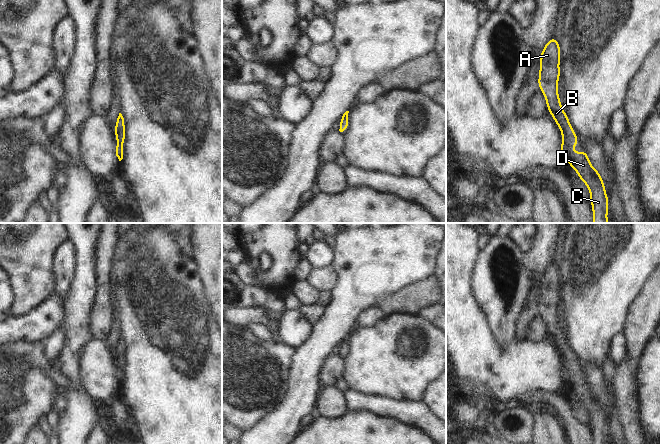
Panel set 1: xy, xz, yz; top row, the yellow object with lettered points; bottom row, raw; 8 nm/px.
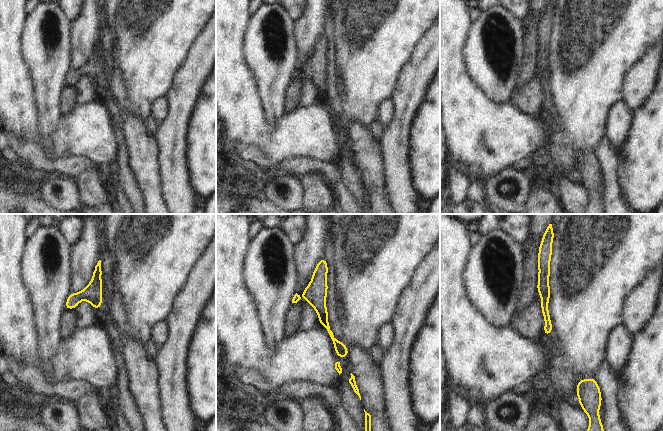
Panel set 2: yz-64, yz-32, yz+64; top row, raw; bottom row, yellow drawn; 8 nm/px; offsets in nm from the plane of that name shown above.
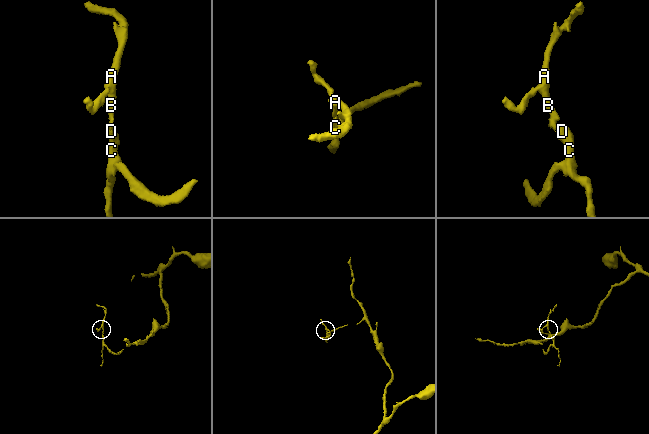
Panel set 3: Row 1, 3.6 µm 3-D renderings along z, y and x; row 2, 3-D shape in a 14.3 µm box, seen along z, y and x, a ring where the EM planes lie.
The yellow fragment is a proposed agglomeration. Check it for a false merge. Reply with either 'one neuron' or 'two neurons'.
one neuron

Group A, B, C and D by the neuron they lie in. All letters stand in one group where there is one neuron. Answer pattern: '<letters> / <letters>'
A B C D

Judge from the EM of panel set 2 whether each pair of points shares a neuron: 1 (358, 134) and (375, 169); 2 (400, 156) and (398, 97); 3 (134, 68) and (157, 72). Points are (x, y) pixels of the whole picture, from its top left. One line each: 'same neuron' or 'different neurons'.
1: same neuron
2: same neuron
3: same neuron

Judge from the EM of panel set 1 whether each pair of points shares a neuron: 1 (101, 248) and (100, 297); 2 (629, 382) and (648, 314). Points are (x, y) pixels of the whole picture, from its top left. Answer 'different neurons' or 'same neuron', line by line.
1: same neuron
2: same neuron

